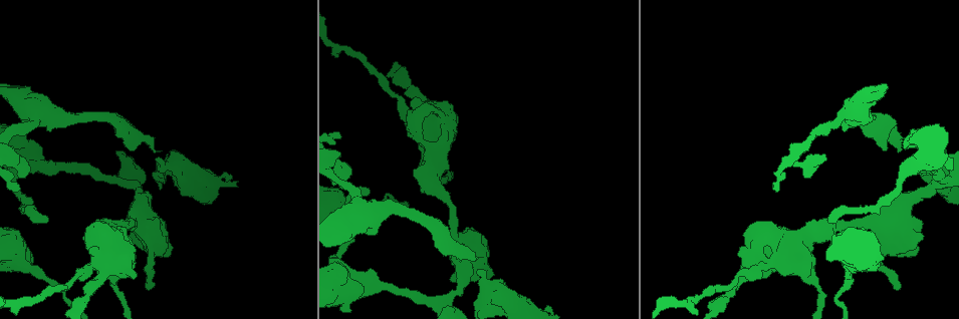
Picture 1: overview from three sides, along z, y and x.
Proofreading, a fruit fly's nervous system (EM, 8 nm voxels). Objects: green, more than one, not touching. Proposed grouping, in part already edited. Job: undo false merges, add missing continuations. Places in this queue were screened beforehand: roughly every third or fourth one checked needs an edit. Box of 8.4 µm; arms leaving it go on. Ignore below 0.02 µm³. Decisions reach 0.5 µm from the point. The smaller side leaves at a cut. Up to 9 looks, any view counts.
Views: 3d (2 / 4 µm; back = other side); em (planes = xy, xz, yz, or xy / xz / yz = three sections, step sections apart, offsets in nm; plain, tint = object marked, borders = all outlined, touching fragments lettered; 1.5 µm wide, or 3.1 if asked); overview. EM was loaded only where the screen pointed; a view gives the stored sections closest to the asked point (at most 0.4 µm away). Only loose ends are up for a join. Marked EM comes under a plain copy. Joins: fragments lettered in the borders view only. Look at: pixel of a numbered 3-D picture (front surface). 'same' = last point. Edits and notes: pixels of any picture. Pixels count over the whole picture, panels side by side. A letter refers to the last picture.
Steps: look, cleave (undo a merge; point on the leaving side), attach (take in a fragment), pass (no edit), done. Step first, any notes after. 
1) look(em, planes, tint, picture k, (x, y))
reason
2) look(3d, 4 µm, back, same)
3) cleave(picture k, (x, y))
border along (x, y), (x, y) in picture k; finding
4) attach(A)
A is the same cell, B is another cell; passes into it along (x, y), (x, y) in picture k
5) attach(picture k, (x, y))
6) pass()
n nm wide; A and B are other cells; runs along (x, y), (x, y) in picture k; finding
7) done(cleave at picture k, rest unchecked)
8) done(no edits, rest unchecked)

look(em, xy, step 4, tint, picture 1, (492, 287))
sudden change in width

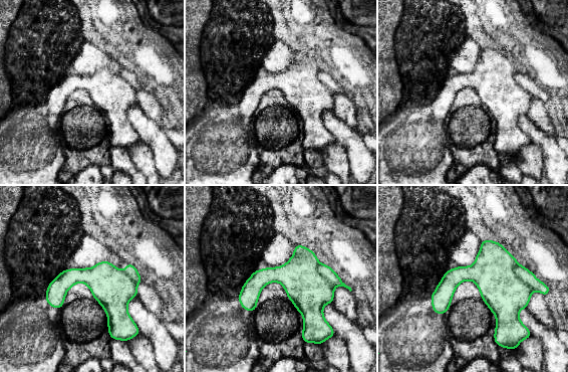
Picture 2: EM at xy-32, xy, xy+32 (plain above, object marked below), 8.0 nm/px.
look(em, xy, step 4, borders, same)

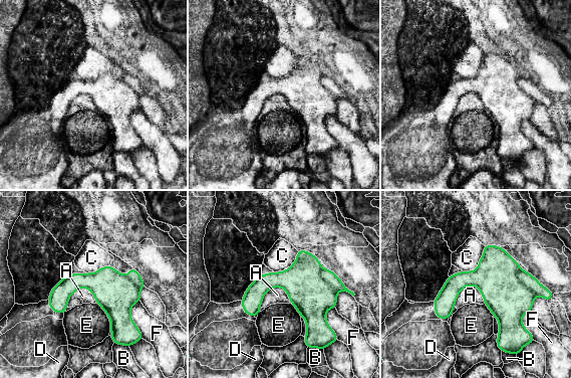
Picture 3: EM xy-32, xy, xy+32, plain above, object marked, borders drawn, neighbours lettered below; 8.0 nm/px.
pass()
A, B, C, D, E and F are other cells; border along (484, 298), (466, 286), (454, 306) in picture 3; all the same neuron

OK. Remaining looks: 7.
look(em, planes, borders, picture 1, (372, 209))
a fork

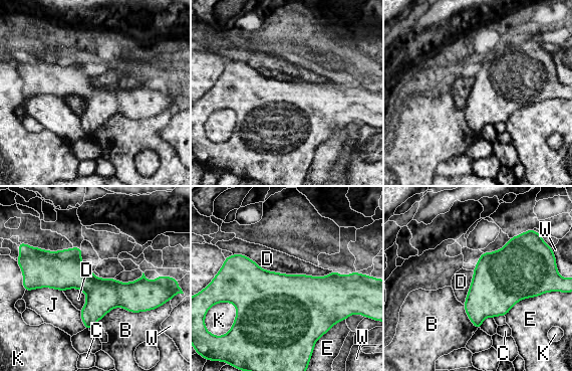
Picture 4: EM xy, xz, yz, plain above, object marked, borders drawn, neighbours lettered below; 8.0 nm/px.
pass()
B, C, D, E, J, K and W are other cells; one neuron here

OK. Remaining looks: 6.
look(em, planes, borders, picture 1, (900, 283))
free end

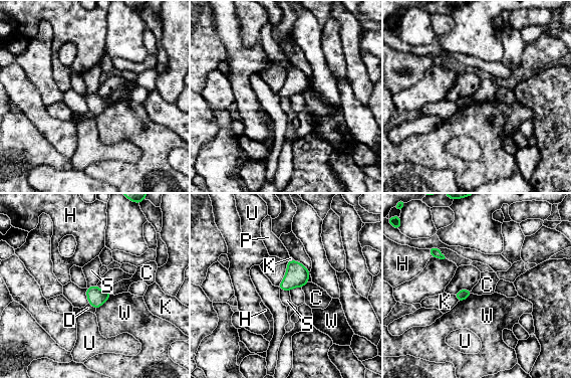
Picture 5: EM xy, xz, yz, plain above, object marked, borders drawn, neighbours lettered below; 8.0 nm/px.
pass()
C, D, H, K, P, S, U and W are other cells; border along (96, 284), (87, 288) in picture 5; no lettered fragment goes on from it

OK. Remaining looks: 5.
look(3d, 4 µm, picture 1, (754, 267))
four or more arms meet

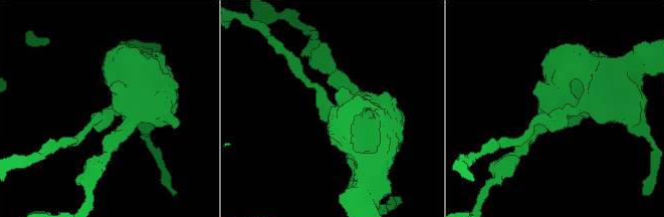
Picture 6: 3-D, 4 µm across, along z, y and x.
look(em, xz, step 4, tint, picture 6, (552, 110))

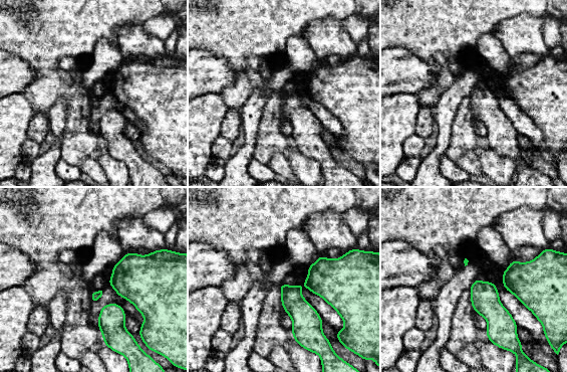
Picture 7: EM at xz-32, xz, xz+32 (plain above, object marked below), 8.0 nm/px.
look(em, planes, borders, same)
cut it another way

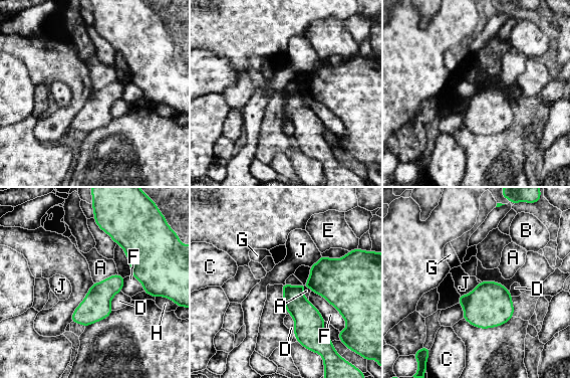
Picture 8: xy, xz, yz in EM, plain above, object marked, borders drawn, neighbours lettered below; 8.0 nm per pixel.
pass()
A, B, C, D, E, F, G, H and J are other cells; border along (479, 282), (469, 293), (460, 295) in picture 8; continuous, no second neuron

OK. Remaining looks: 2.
done(no edits, rest unchecked)

